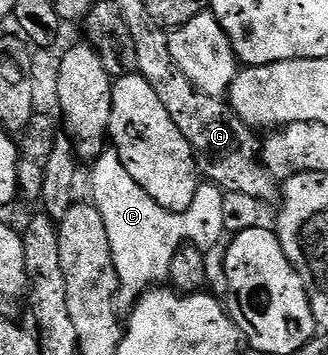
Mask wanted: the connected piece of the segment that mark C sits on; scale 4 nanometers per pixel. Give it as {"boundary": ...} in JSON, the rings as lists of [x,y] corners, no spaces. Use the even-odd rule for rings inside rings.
{"boundary":[[[107,150],[100,153],[91,168],[94,168],[90,172],[90,184],[94,187],[92,203],[100,210],[100,218],[104,218],[104,226],[108,229],[108,242],[112,246],[112,258],[123,293],[131,292],[131,297],[137,298],[151,286],[161,285],[169,277],[172,258],[176,258],[179,250],[186,245],[211,250],[210,248],[216,247],[218,243],[223,243],[222,235],[226,232],[227,197],[217,184],[199,183],[196,198],[192,206],[188,206],[188,210],[169,212],[164,210],[164,206],[156,206],[156,202],[152,202],[152,198],[148,198],[148,194],[140,190],[140,182],[136,182],[136,178],[132,178],[132,174],[124,170],[124,162],[120,162],[117,152]]]}

